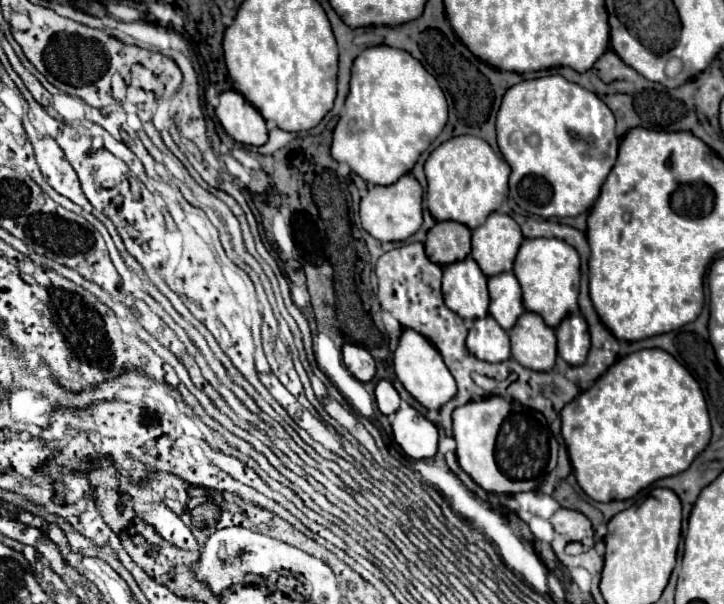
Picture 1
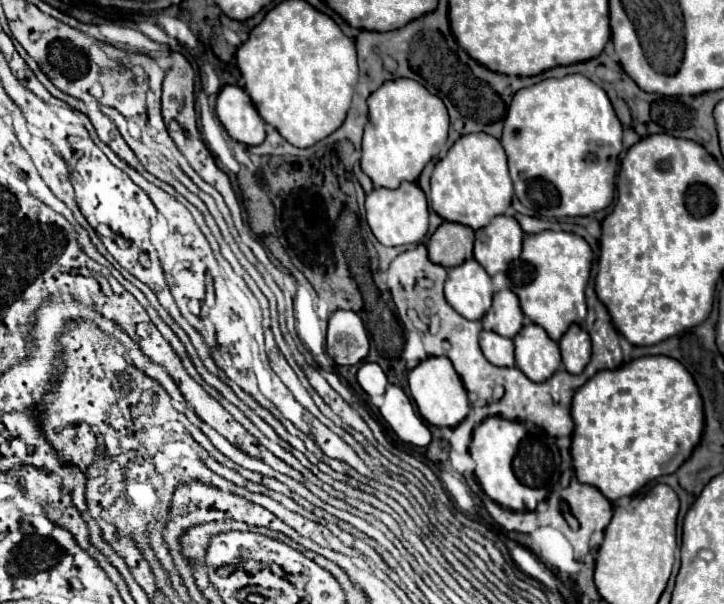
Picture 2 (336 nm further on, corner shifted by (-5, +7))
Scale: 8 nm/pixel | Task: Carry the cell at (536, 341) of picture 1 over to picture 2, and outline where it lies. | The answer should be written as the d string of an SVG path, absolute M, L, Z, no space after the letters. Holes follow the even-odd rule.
M526 325L514 337L516 365L530 381L546 381L560 369L560 347L540 325Z

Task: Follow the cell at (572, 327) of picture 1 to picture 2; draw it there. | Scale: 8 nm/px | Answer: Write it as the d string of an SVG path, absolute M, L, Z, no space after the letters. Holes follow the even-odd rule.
M572 325L558 341L558 345L566 371L580 375L590 361L590 335L580 325Z

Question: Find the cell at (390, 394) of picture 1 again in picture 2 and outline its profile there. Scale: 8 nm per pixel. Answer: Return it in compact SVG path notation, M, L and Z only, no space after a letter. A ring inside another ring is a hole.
M362 363L356 373L356 379L368 395L382 395L388 385L384 371L376 363Z

